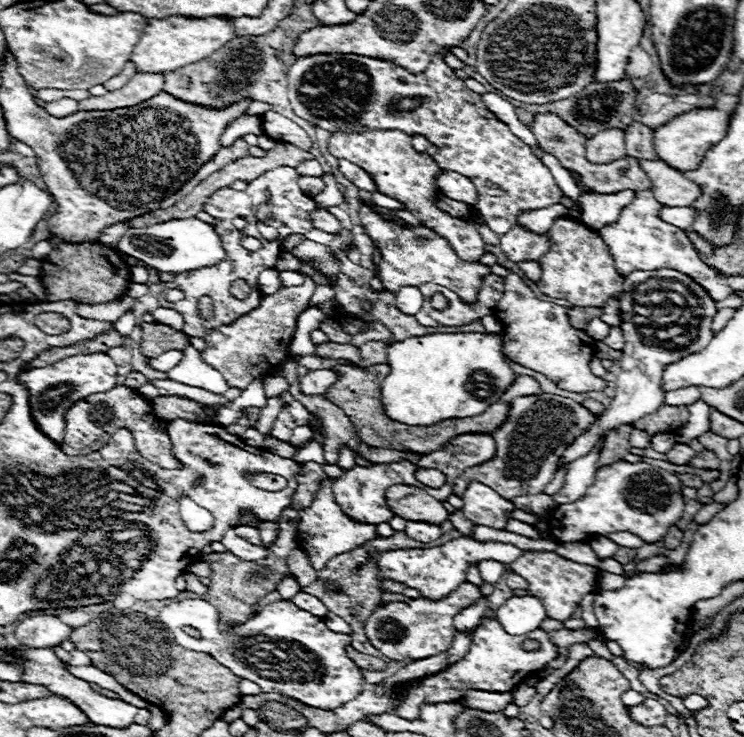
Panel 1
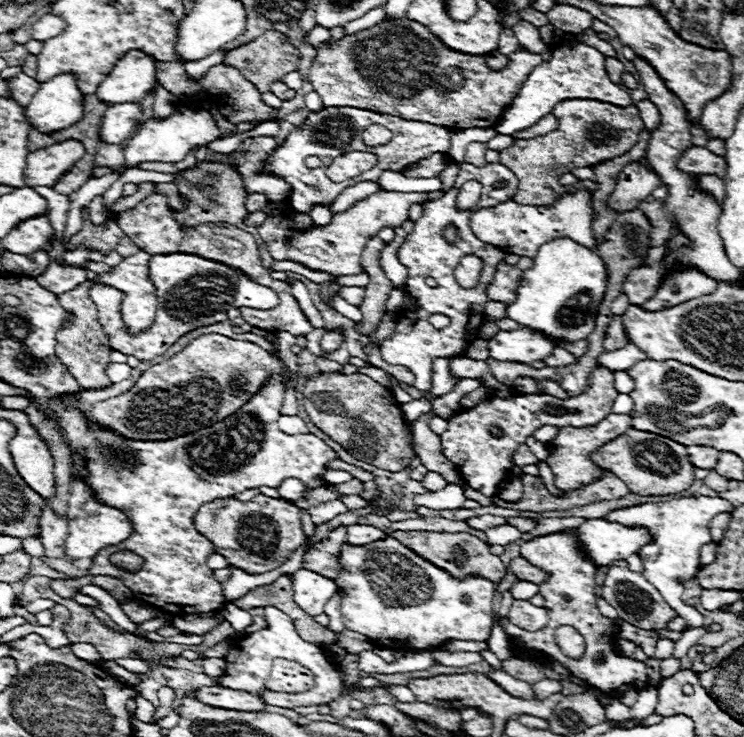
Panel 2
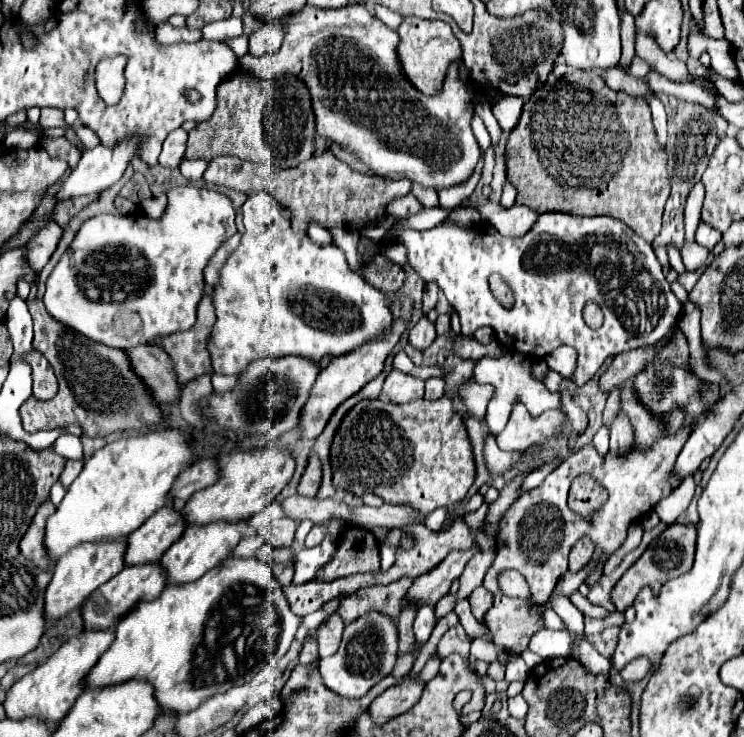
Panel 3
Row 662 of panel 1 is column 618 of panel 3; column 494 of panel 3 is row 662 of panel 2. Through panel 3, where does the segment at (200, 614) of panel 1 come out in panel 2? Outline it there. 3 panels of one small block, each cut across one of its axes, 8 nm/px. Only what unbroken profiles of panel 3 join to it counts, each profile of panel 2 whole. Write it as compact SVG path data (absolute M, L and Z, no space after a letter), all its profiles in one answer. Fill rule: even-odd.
M266 606L264 608L264 618L268 622L268 626L264 630L252 632L248 636L244 636L244 640L236 642L228 654L228 670L226 674L220 678L220 684L232 690L246 690L252 694L258 694L266 704L272 706L282 706L282 708L294 708L294 706L316 706L322 702L332 702L340 696L340 688L342 688L342 678L338 672L338 666L330 660L330 654L326 648L310 644L306 640L302 640L290 620L290 616L286 616L282 610L274 608L274 606ZM276 658L286 658L286 660L296 660L302 662L302 666L310 668L314 678L316 678L316 686L308 692L302 694L282 694L282 692L272 692L268 690L264 684L270 678L270 668L272 662Z

